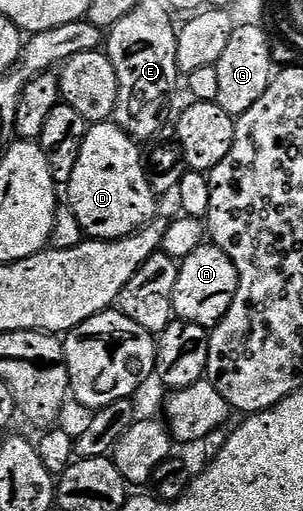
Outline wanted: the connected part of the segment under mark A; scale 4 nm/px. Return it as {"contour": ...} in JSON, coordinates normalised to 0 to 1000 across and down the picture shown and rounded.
{"contour":[[[660,481],[630,493],[630,501],[594,507],[591,548],[578,548],[571,613],[601,630],[700,642],[749,618],[785,564],[789,532],[769,511],[716,481]]]}

